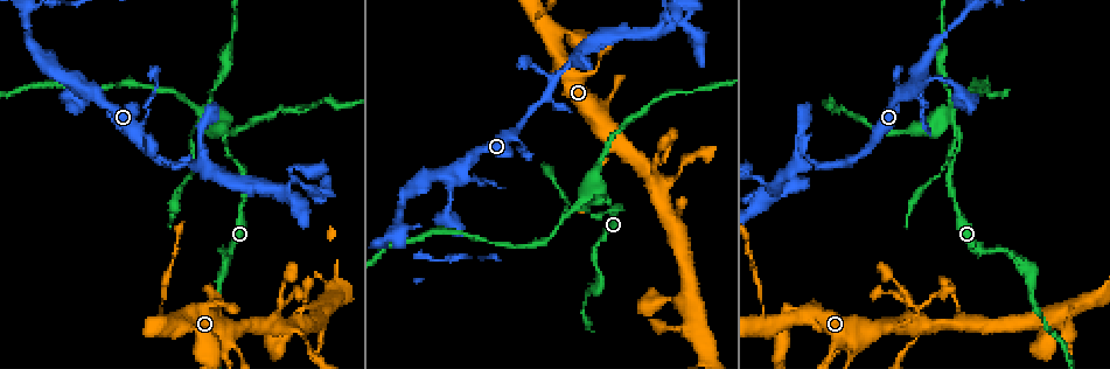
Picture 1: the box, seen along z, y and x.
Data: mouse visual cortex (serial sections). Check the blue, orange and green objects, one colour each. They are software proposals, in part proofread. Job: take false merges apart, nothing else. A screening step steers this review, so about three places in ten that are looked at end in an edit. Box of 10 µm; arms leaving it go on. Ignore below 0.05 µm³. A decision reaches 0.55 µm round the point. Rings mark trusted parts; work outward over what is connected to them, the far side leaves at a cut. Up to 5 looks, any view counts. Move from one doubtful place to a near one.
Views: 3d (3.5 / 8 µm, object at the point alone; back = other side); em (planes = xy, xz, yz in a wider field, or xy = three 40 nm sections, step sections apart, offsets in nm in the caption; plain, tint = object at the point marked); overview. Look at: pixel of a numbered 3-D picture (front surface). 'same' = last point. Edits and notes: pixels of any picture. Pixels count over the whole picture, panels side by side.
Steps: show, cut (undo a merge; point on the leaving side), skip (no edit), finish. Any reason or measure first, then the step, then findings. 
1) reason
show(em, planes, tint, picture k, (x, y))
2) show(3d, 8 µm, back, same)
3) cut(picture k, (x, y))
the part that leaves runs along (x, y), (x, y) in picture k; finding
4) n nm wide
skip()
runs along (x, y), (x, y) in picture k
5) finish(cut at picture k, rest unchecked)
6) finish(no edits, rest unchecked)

thick turns thin
show(3d, 3.5 µm, picture 1, (161, 301))

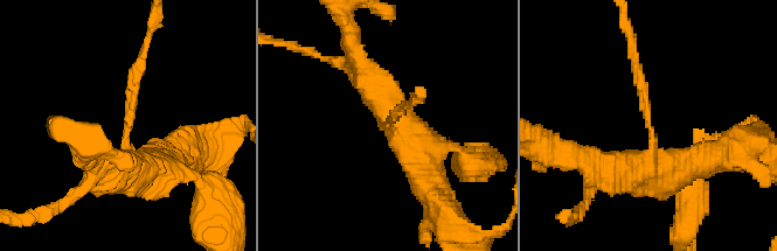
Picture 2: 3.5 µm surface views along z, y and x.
arms of 150, 500 nm; now the EM
show(em, xy, step 1, tint, picture 2, (127, 121))

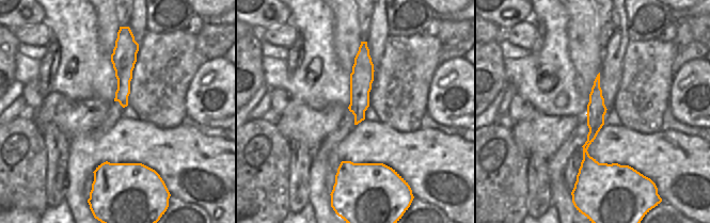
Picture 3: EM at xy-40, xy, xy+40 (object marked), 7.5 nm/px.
show(em, xy, step 5, tint, same)

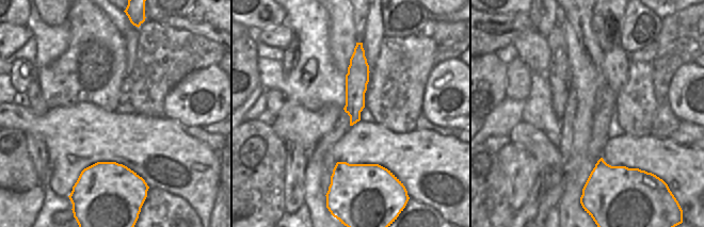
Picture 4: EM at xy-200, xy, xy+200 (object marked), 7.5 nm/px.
170 nm wide
skip()
runs along (680, 169), (653, 162), (632, 51) in picture 2; all the same cell

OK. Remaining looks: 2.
arms part here
show(3d, 3.5 µm, picture 1, (823, 166))

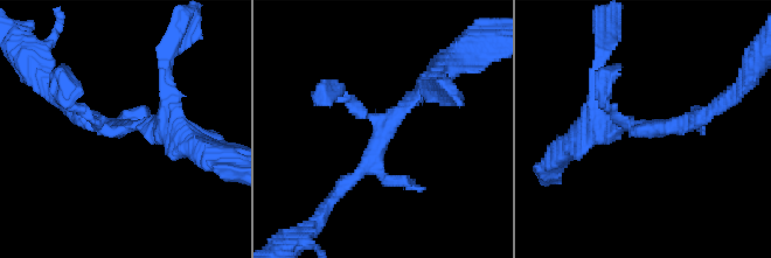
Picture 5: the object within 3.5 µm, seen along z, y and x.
show(em, planes, tint, picture 5, (645, 130))

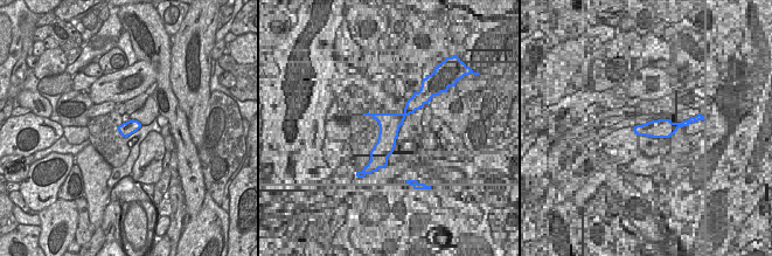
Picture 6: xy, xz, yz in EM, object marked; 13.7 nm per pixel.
skip()
runs along (339, 192), (436, 75) in picture 5; continuous, no second cell

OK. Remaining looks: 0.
finish(no edits, rest unchecked)

